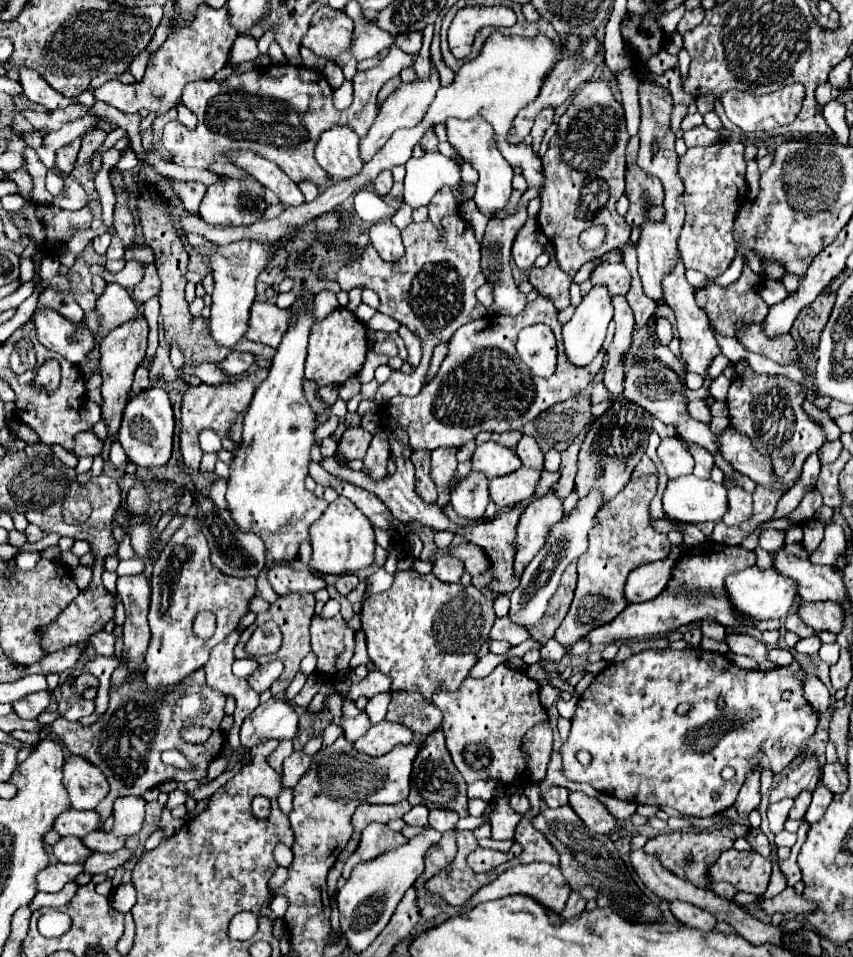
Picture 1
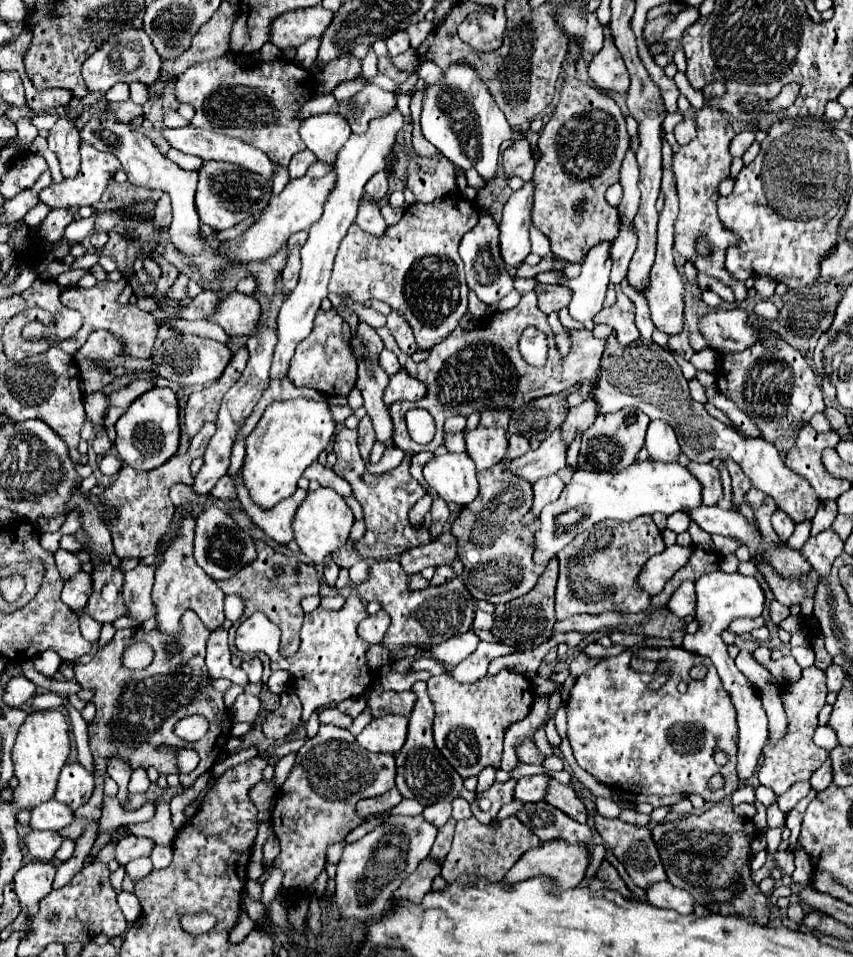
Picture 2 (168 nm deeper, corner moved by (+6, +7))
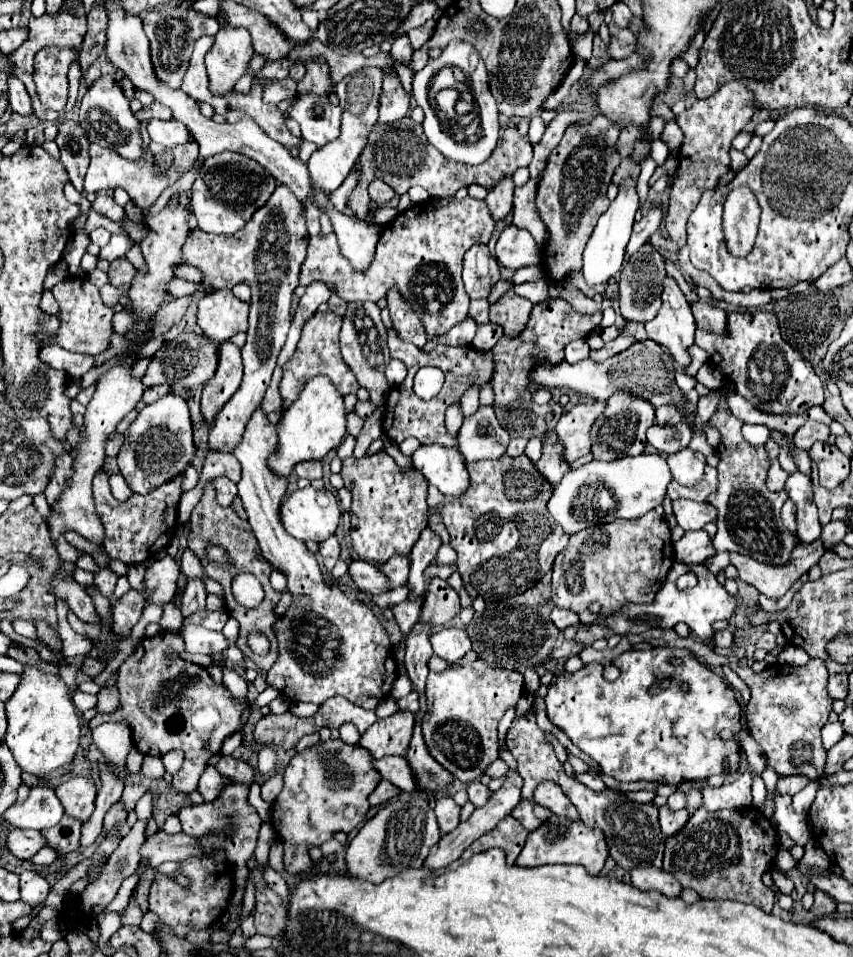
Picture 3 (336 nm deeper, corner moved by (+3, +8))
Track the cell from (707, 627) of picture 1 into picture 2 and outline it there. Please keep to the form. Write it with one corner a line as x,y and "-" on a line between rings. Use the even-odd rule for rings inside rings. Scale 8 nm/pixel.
685,580
669,600
669,610
673,610
679,618
695,614
695,584

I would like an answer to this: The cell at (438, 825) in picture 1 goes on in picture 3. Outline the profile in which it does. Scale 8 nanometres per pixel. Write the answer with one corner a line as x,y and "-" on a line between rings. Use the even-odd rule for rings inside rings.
452,797
438,799
434,813
436,813
436,819
438,819
442,833
450,833
452,829
456,829
458,821
460,821
460,807
454,803

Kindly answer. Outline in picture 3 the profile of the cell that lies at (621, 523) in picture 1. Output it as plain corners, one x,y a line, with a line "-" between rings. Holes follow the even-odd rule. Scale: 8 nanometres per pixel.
656,511
646,513
638,519
616,519
612,523
600,523
596,527
590,527
586,531
580,531
576,535
570,535
570,541
562,553
558,553
552,569
552,601
560,609
570,609
580,615
582,623
592,623
598,617
608,617
614,611
626,607
626,605
638,605
638,603
650,603
654,601
658,589
666,581
668,569
674,563
674,551
672,551
672,539
670,529
662,515
-
592,601
600,601
602,611
598,615
592,615
588,611
588,605

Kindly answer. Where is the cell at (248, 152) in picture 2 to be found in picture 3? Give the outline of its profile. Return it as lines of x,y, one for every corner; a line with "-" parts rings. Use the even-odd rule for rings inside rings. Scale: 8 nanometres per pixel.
152,119
146,129
148,129
150,139
152,139
154,143
160,143
160,145
164,145
164,147
168,147
168,149
172,149
172,147
176,147
176,145
186,145
186,143
196,141
194,135
192,135
192,131
190,131
184,123
174,121
174,119
172,119
172,121

